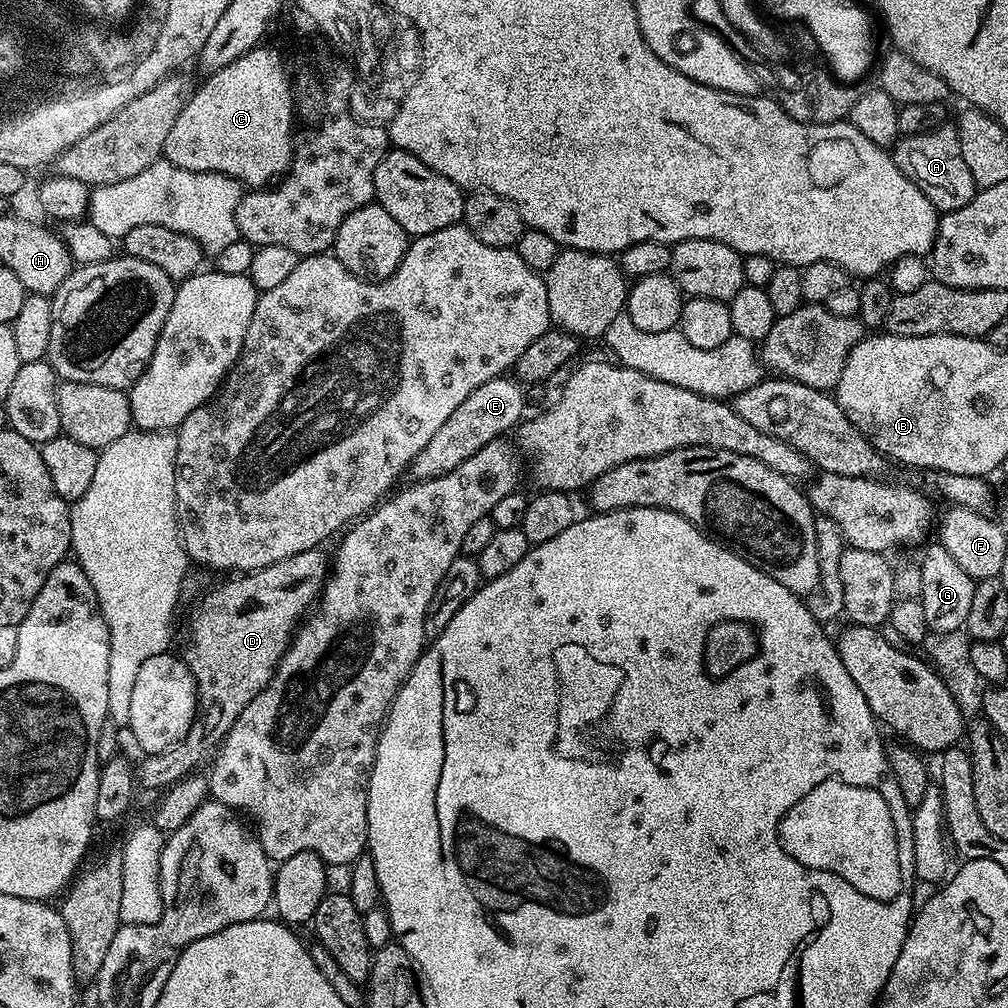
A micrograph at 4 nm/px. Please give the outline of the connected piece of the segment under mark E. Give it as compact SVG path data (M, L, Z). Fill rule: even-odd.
M511 375L495 376L490 382L482 382L482 386L478 386L478 390L474 390L474 394L470 394L470 398L446 418L446 426L442 426L442 430L438 430L438 434L434 434L434 438L430 438L430 442L426 442L422 451L412 459L411 475L416 475L413 477L417 481L429 480L454 470L454 466L462 466L462 462L478 454L486 442L503 437L508 431L511 433L521 423L524 408L525 389Z

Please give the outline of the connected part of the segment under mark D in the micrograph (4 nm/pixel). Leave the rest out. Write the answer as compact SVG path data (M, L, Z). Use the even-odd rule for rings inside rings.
M320 548L302 550L302 554L294 554L290 558L282 558L282 562L274 562L255 572L228 578L221 588L216 588L188 616L188 645L182 651L182 659L194 674L198 700L198 719L190 726L183 740L174 748L164 752L153 752L141 764L137 763L134 775L139 787L163 790L171 784L177 784L182 778L193 775L200 763L203 765L209 759L210 753L219 748L224 735L234 726L238 714L250 706L250 702L270 682L275 674L280 659L302 621L309 615L310 609L317 603L318 597L324 591L324 581L330 571L329 553Z

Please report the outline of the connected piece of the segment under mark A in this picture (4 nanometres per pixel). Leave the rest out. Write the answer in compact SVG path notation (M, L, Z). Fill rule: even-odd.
M946 122L941 128L897 140L890 155L898 170L902 170L902 174L906 174L906 178L910 178L910 182L914 182L914 186L918 186L922 194L926 194L928 201L936 207L937 213L958 210L976 197L978 187L965 159L962 158L959 130L951 123Z

